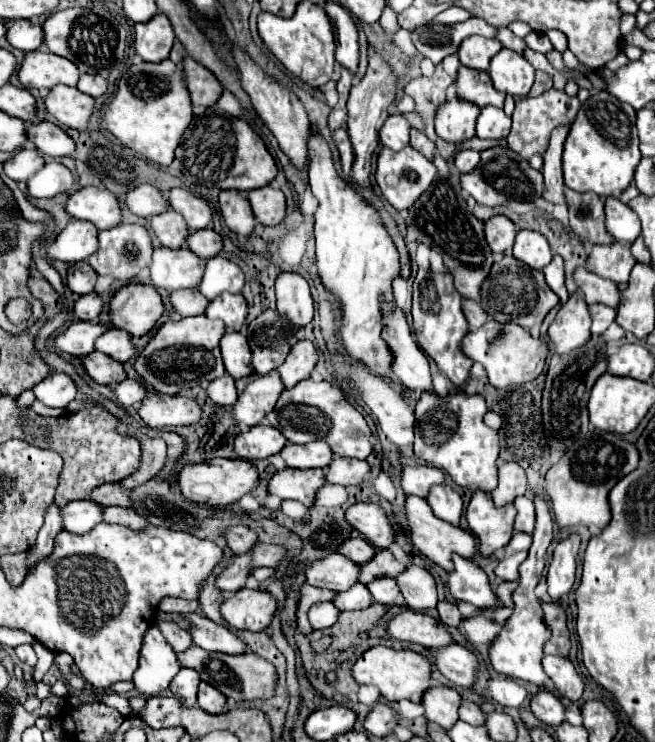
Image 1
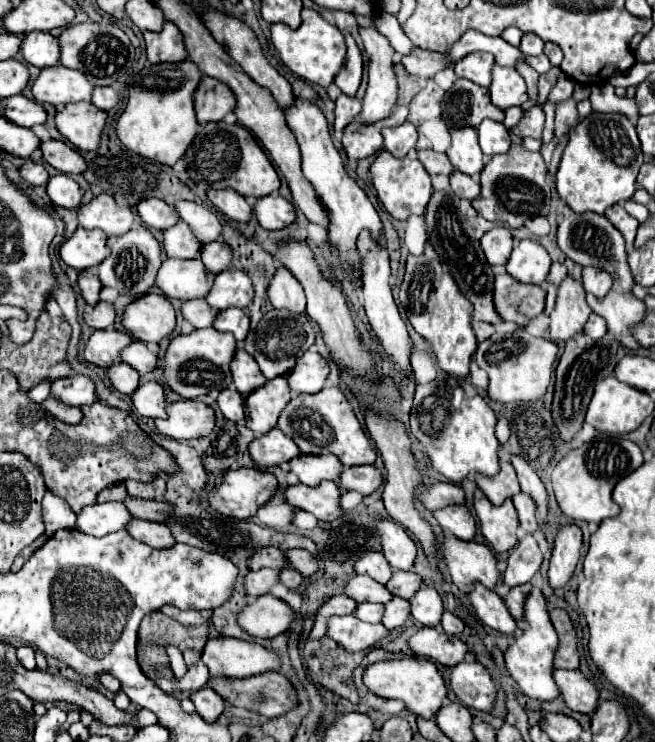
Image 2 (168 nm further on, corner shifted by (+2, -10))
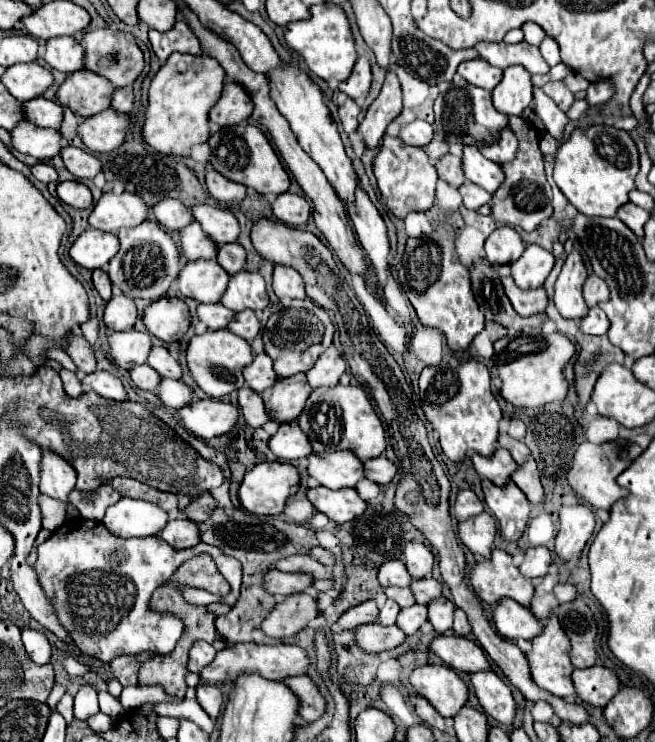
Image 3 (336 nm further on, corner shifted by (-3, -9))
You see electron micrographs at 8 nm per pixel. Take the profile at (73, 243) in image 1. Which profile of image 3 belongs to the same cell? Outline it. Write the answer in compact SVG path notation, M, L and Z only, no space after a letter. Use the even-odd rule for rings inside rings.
M89 229L83 231L77 241L71 245L71 259L85 269L103 269L117 253L119 241L113 233Z

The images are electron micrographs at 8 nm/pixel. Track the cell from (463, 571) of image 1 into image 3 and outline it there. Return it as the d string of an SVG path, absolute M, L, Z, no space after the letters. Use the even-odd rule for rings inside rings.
M501 599L493 605L493 621L505 639L533 639L543 629L541 621L513 599Z

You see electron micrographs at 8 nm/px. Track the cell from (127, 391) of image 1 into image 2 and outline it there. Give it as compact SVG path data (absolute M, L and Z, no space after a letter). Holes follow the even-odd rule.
M144 382L132 394L134 410L146 418L160 418L166 410L166 388L158 382Z

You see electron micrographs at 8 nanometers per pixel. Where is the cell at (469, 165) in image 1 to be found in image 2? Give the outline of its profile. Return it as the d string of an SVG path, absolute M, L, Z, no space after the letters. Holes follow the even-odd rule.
M454 170L450 176L450 188L458 198L464 198L470 202L480 194L480 184L468 174L460 174L458 170Z

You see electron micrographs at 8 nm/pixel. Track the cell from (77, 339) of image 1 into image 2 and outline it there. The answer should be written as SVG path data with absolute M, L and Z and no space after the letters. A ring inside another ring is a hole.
M94 330L94 334L90 336L86 350L84 350L84 360L92 362L96 366L108 368L116 362L120 362L120 350L124 350L124 346L128 346L128 342L132 342L134 338L128 332L120 332L120 330Z

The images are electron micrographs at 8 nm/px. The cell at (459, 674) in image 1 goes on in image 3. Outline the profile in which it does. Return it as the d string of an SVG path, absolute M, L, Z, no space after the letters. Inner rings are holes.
M493 671L471 673L471 685L483 711L499 723L511 725L515 717L515 701L507 683L503 683Z

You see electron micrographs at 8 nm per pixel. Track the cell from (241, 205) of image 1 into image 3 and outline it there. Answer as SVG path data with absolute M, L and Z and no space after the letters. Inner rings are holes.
M217 171L207 173L207 191L223 207L233 207L245 199L245 187L221 177Z

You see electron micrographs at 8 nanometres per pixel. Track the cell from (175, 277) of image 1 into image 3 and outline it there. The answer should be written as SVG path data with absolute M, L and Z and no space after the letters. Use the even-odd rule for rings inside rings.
M189 261L177 275L177 287L183 297L199 303L217 303L225 293L229 273L215 261Z

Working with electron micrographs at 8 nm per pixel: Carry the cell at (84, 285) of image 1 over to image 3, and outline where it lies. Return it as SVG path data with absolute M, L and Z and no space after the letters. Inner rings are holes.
M103 269L93 271L93 285L95 285L95 289L97 289L97 293L101 295L103 301L111 299L111 281L109 281L109 275Z

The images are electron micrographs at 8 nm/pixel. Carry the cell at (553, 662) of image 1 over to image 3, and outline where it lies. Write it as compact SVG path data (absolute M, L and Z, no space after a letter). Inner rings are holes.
M593 665L589 669L579 669L579 671L575 669L571 679L579 701L591 707L605 707L621 687L615 673L601 665Z

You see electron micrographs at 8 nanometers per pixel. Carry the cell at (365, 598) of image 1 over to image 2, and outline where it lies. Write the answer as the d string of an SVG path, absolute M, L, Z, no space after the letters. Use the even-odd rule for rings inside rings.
M360 604L354 612L354 616L358 616L360 620L364 622L372 622L372 624L378 624L382 622L382 616L384 616L384 604Z

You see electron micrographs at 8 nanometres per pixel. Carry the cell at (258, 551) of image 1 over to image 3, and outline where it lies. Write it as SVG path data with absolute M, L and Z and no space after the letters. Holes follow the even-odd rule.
M313 547L313 549L309 551L309 555L311 555L315 561L319 561L319 563L323 563L323 565L327 565L327 567L333 567L333 563L335 563L335 557L333 557L327 549L323 549L323 547Z

